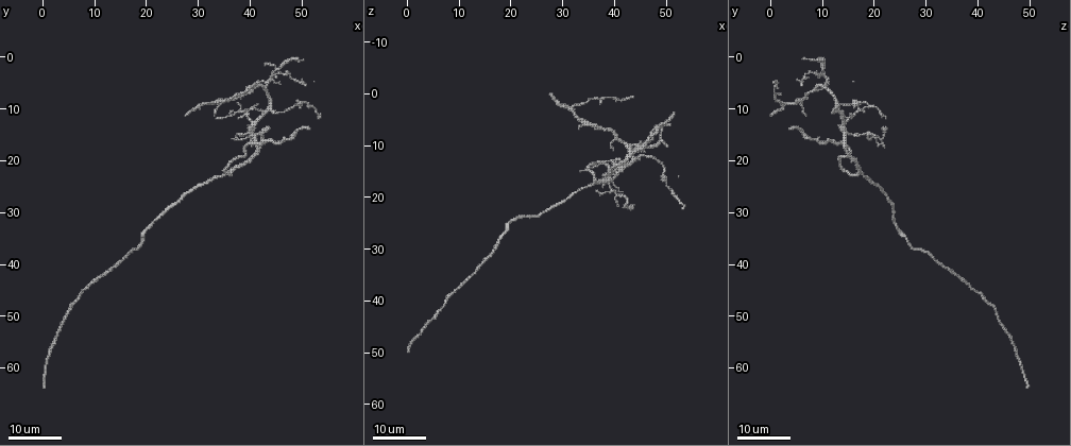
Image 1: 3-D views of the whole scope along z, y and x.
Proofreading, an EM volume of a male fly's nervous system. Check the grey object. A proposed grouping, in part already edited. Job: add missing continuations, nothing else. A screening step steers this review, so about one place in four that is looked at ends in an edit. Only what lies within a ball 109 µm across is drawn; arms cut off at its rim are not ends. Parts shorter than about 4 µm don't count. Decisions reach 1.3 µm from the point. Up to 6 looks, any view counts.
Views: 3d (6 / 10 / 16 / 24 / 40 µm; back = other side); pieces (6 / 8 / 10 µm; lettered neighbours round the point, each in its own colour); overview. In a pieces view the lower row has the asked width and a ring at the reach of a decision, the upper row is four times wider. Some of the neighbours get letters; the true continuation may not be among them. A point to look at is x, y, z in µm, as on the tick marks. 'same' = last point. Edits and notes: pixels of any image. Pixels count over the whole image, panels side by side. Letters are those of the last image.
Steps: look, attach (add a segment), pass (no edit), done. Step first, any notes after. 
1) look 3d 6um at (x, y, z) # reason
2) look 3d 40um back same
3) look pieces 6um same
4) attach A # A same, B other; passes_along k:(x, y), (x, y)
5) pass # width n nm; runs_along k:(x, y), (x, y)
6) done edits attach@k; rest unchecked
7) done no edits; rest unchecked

look 3d 16um at (44.0, 14.0, 21.5) # an open end

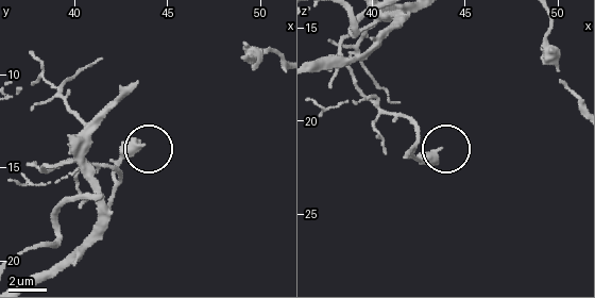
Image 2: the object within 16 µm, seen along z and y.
look pieces 8um at (43.8, 13.7, 21.5) # see the neighbours

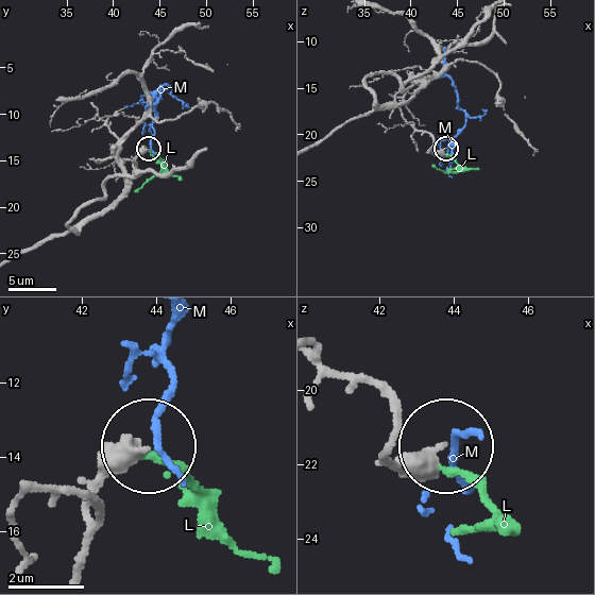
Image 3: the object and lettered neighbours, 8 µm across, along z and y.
pass # L other, M other; none of them fits

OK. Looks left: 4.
look 3d 24um at (27.5, 11.5, 0.5) # branch stops here

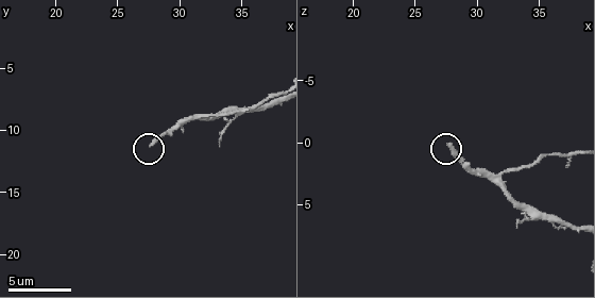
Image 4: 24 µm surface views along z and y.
look pieces 6um at (27.6, 11.2, 0.4)

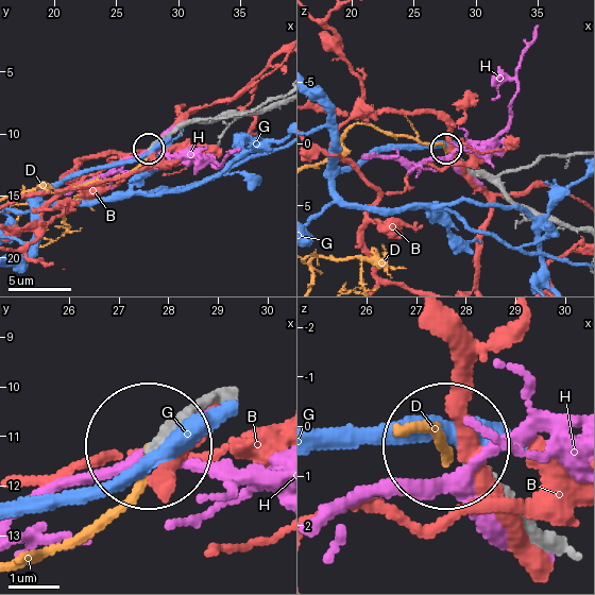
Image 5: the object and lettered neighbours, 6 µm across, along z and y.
pass # width 220 nm; B other, D other, G other, H other; none of them fits

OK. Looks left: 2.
look 3d 16um at (43.5, 4.5, 0.5) # branch stops here

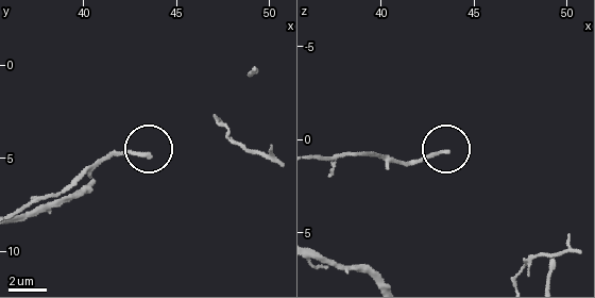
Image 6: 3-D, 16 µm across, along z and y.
look pieces 10um at (43.6, 4.8, 0.8)

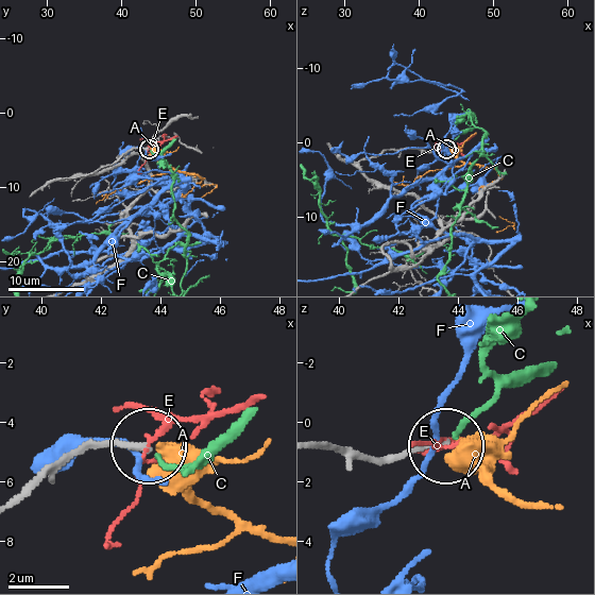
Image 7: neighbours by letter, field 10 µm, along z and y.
pass # A other, C other, E other, F other; runs_along 7:(20, 503), (81, 454), (147, 444); none of them fits

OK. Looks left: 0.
done no edits; rest unchecked

